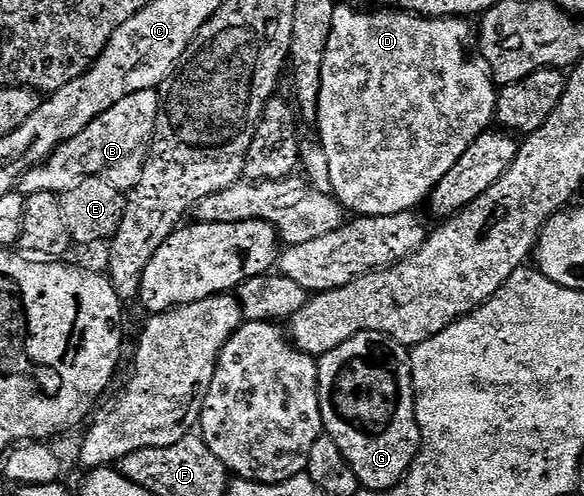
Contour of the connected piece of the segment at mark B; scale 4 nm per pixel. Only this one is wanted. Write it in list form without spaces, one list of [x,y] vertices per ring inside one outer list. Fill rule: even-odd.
[[[145,89],[128,99],[120,99],[116,107],[104,111],[80,135],[68,139],[41,163],[26,170],[16,184],[17,192],[56,193],[70,189],[86,177],[105,177],[116,188],[129,191],[140,179],[156,127],[159,102],[158,89]]]

